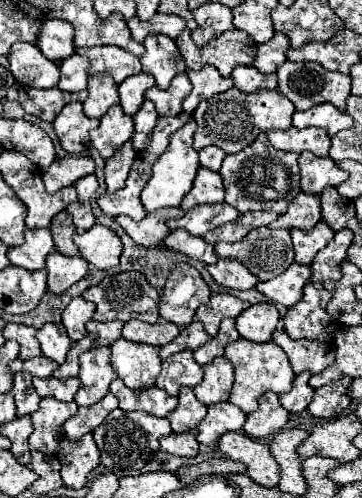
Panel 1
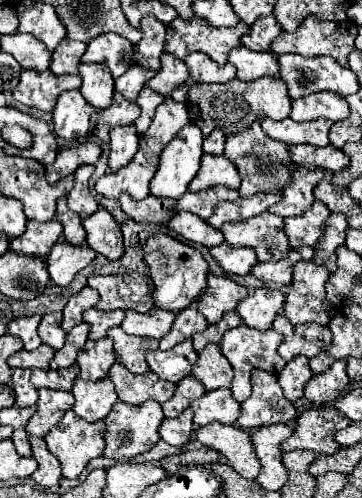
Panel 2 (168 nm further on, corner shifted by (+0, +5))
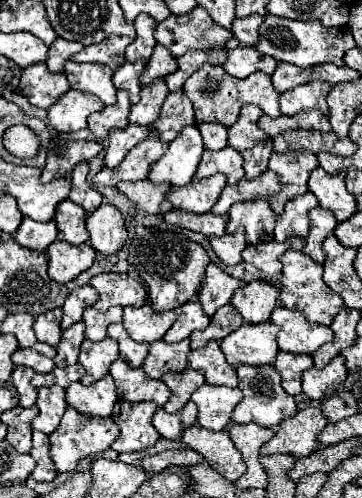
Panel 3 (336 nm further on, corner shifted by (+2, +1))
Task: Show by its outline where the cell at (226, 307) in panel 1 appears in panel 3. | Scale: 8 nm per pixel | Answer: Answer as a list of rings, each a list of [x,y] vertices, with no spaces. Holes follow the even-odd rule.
[[[210,263],[204,273],[204,281],[198,291],[198,301],[206,315],[214,315],[216,309],[226,305],[234,291],[242,287],[242,281],[222,271],[218,265]]]

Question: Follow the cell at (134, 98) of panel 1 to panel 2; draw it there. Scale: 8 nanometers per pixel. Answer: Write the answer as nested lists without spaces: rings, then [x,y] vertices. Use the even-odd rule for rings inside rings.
[[[130,65],[130,69],[116,79],[116,91],[122,93],[128,101],[136,101],[138,93],[144,89],[150,77],[154,77],[154,73],[150,73],[148,69],[140,65]]]

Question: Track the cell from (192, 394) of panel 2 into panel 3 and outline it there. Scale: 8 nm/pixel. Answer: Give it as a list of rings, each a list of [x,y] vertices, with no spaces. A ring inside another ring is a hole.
[[[188,367],[180,373],[166,373],[162,377],[162,381],[168,385],[168,389],[172,393],[168,403],[164,405],[164,409],[168,413],[178,413],[190,401],[190,395],[200,385],[204,385],[204,373],[200,373],[200,369],[190,369]]]

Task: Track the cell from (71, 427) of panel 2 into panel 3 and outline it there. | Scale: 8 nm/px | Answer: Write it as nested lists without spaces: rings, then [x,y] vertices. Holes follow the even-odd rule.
[[[66,407],[66,413],[64,413],[58,429],[50,435],[50,445],[52,445],[50,457],[56,465],[56,471],[58,473],[74,471],[80,459],[110,449],[110,445],[116,441],[118,433],[120,433],[120,429],[116,427],[116,423],[110,417],[80,417],[80,413],[76,413],[76,409]]]

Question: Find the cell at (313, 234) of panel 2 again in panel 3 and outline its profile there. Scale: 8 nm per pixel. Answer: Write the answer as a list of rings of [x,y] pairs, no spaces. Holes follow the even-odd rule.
[[[310,191],[288,201],[288,205],[284,205],[284,213],[276,217],[274,239],[284,241],[286,237],[292,237],[292,235],[308,237],[308,227],[310,227],[308,209],[312,209],[314,205],[318,205],[318,199]]]

